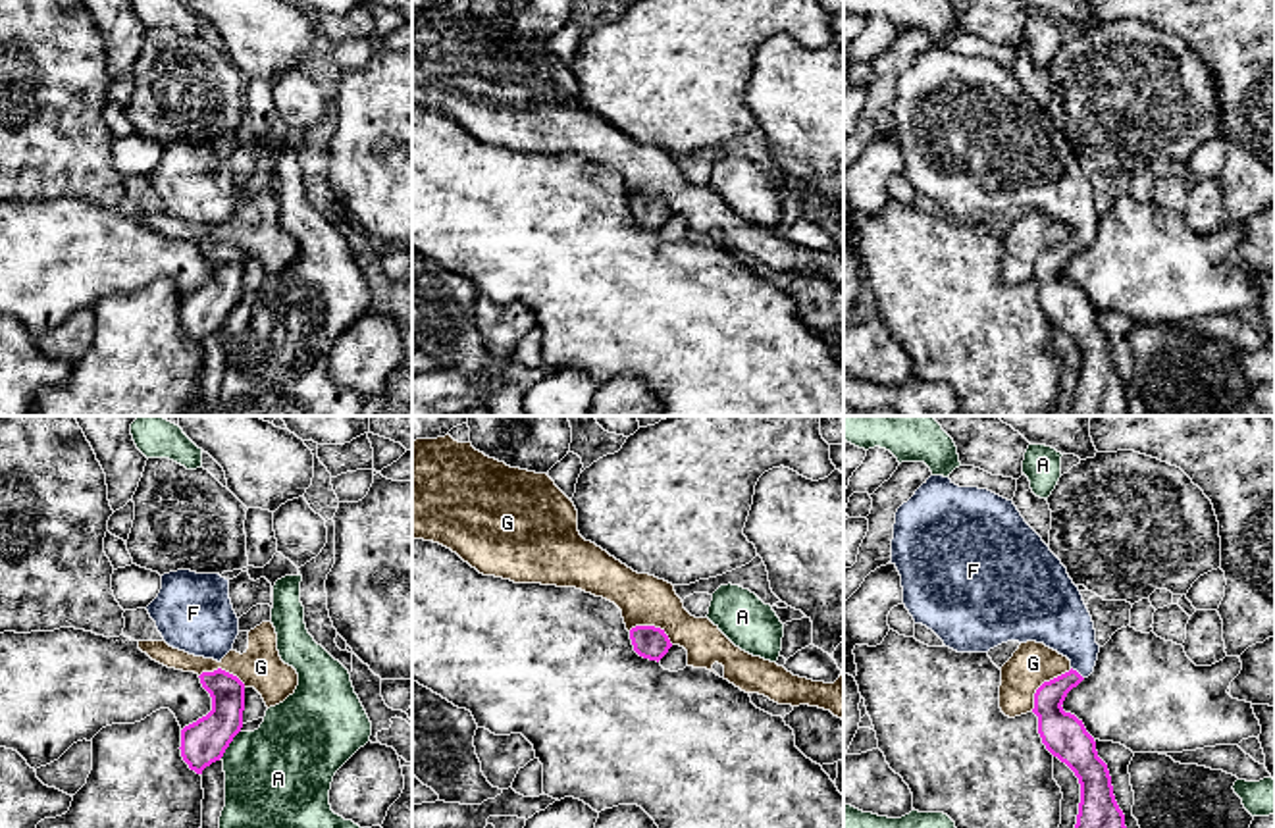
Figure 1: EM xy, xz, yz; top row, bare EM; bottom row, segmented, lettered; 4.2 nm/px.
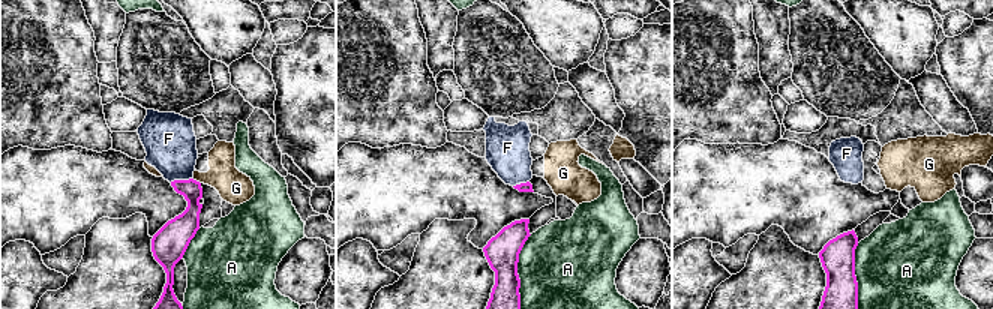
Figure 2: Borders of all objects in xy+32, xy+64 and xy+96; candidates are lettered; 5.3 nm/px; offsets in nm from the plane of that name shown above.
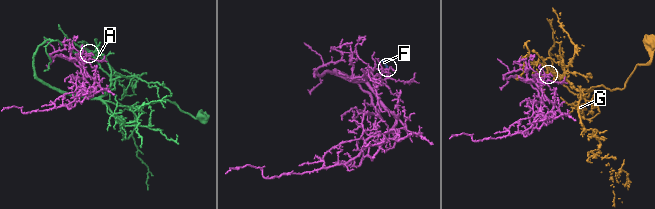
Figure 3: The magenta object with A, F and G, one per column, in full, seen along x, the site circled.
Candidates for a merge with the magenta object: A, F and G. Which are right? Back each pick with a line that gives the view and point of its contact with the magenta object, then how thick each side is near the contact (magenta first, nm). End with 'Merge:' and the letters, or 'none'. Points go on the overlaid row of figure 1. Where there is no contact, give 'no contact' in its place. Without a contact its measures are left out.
F: meets magenta in yz at (1077, 672); 160 nm thick on the magenta side, 260 nm on the other
Merge: F

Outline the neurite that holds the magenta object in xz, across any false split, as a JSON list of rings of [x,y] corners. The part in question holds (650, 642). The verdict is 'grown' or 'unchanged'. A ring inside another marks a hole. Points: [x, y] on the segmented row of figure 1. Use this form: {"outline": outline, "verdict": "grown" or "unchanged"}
{"outline": [[[636,626],[630,630],[634,651],[649,660],[661,660],[672,647],[664,630],[655,626]]], "verdict": "unchanged"}

